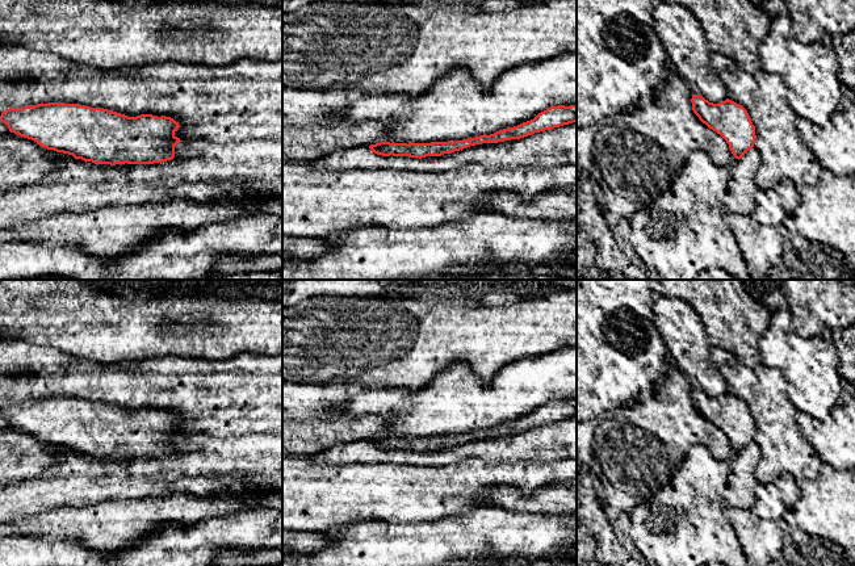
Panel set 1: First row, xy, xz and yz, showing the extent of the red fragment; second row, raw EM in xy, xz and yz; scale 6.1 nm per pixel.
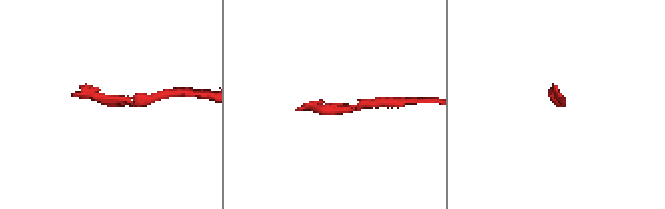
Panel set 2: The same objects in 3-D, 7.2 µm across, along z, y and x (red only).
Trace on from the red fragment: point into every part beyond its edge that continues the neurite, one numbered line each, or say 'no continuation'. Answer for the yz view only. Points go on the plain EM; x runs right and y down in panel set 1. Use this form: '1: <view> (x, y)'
no continuation

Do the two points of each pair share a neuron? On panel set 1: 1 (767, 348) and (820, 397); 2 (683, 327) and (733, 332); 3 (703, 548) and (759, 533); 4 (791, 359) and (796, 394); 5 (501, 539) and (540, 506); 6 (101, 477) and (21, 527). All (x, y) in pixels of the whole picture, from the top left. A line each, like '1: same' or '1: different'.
1: same
2: different
3: different
4: same
5: different
6: different

